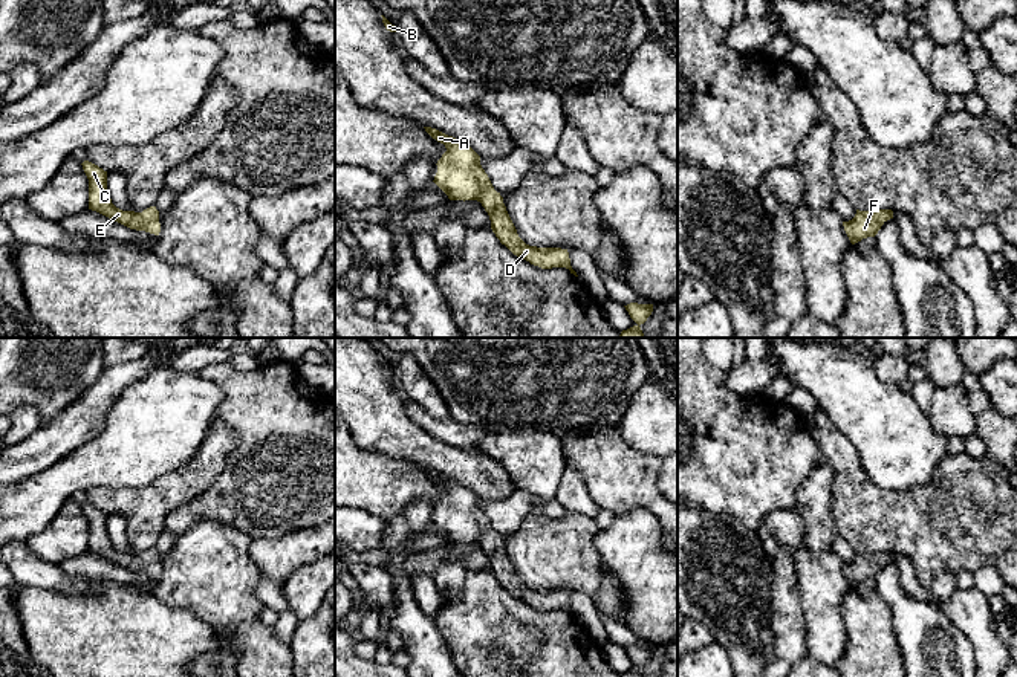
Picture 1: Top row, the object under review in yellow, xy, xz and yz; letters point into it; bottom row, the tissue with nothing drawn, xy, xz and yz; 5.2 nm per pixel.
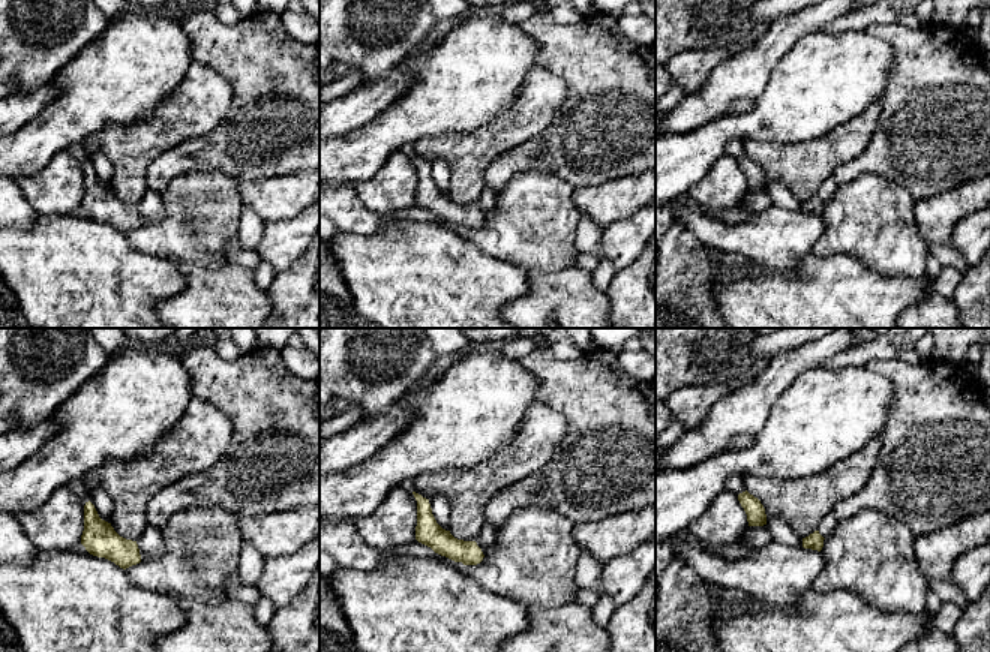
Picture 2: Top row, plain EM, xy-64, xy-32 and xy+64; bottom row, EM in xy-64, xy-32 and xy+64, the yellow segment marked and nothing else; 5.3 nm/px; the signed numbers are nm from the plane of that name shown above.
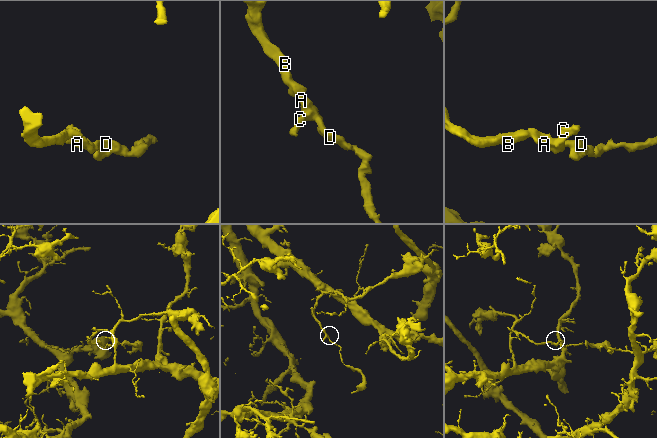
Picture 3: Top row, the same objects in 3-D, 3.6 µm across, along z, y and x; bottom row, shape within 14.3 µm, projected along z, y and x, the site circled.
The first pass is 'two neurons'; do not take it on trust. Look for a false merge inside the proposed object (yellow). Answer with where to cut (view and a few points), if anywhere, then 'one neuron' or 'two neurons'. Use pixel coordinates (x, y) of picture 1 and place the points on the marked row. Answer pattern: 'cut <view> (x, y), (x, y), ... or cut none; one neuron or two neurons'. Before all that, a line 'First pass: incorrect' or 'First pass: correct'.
First pass: incorrect
cut none; one neuron

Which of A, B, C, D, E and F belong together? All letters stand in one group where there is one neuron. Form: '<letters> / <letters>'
A B C D E F

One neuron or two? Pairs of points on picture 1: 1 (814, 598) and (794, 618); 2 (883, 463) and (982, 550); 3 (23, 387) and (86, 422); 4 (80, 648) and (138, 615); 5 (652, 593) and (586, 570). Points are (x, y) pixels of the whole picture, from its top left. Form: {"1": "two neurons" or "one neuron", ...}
{"1": "two neurons", "2": "two neurons", "3": "two neurons", "4": "one neuron", "5": "two neurons"}

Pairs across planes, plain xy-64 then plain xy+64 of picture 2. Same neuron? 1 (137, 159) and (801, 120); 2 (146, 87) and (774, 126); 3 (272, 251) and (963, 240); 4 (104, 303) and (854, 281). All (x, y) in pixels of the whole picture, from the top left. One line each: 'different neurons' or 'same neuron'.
1: different neurons
2: same neuron
3: same neuron
4: same neuron

